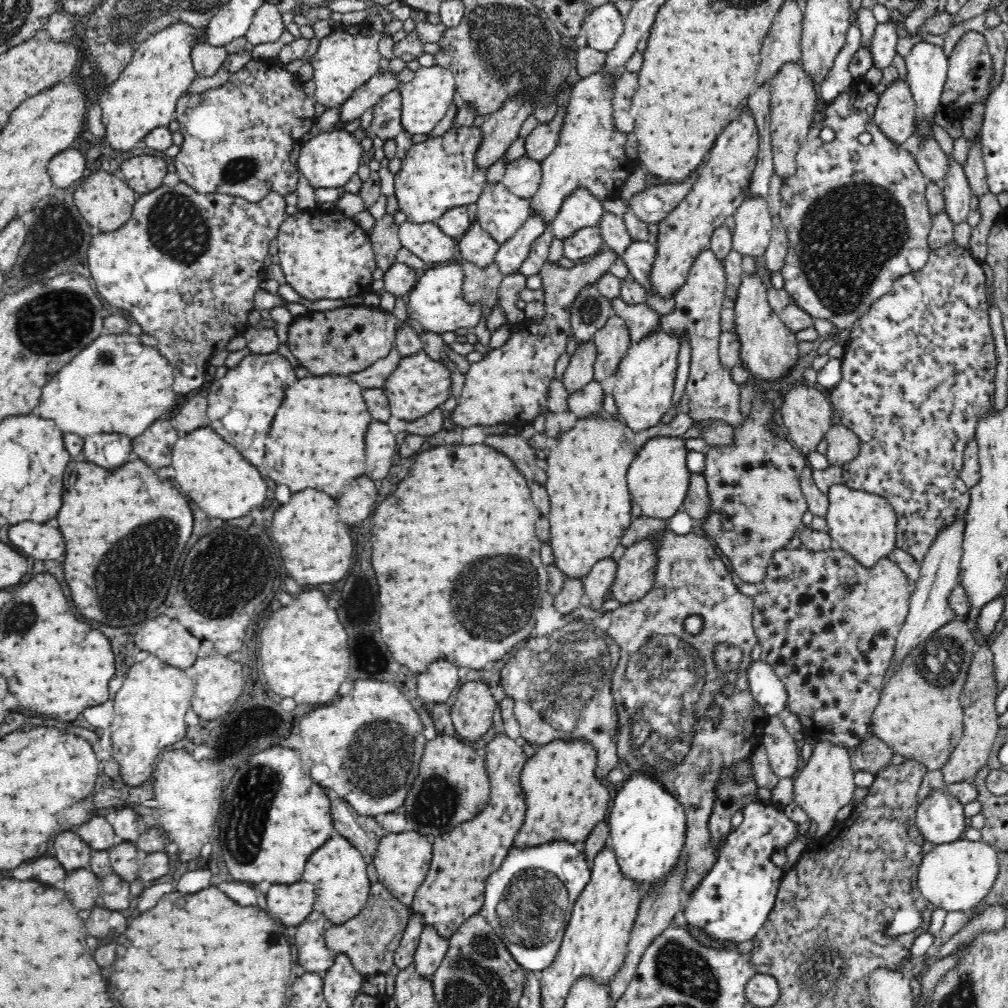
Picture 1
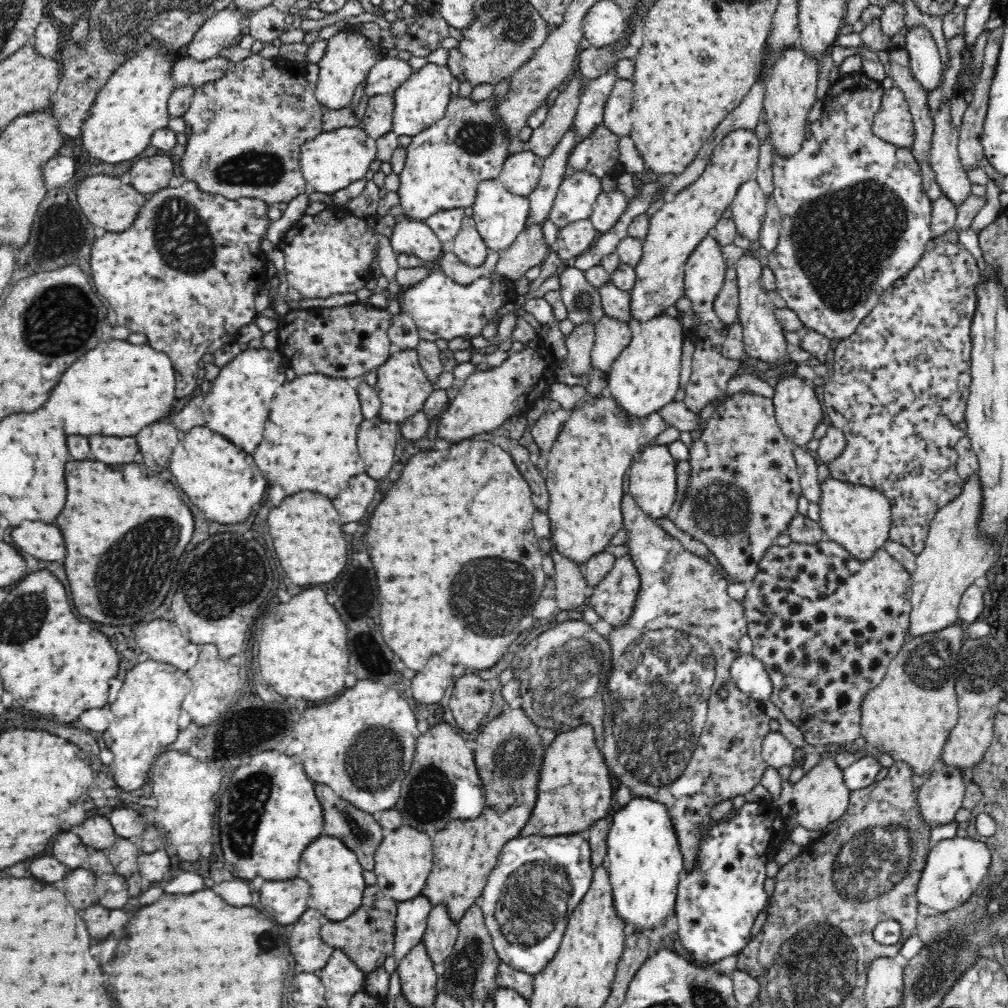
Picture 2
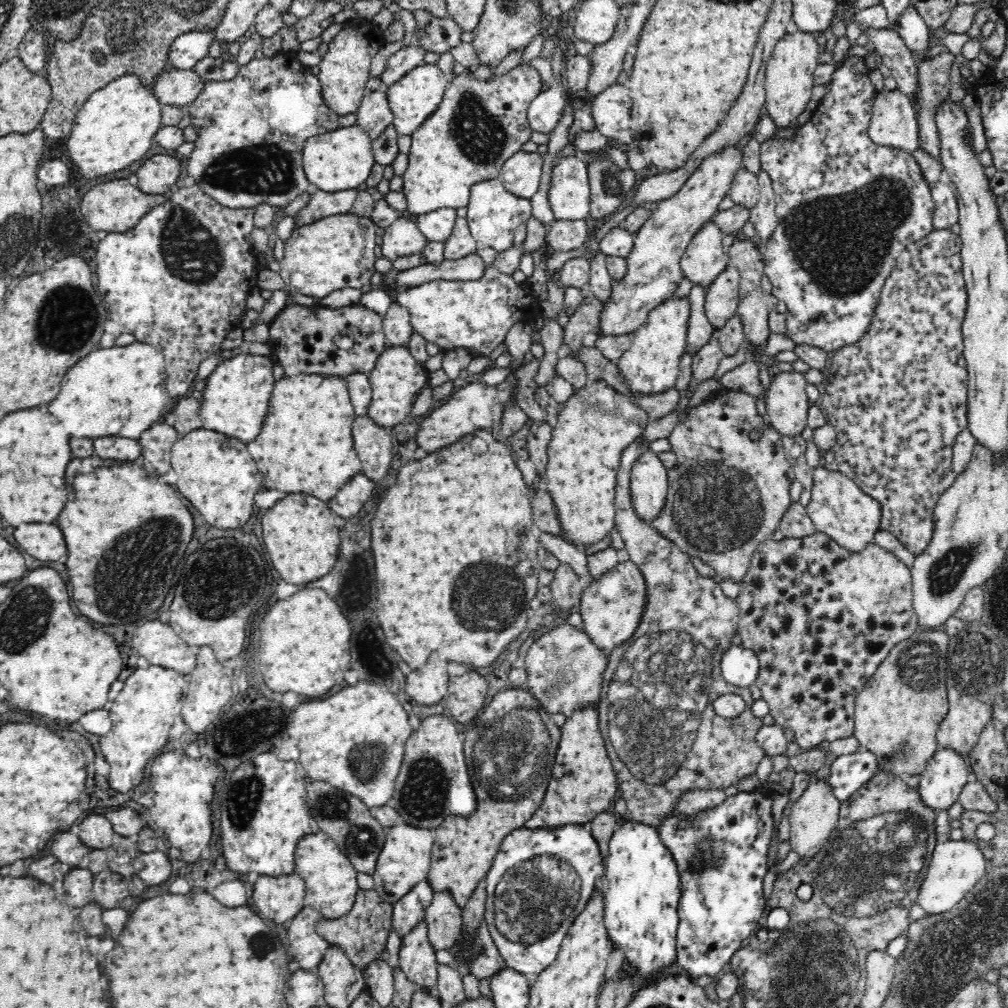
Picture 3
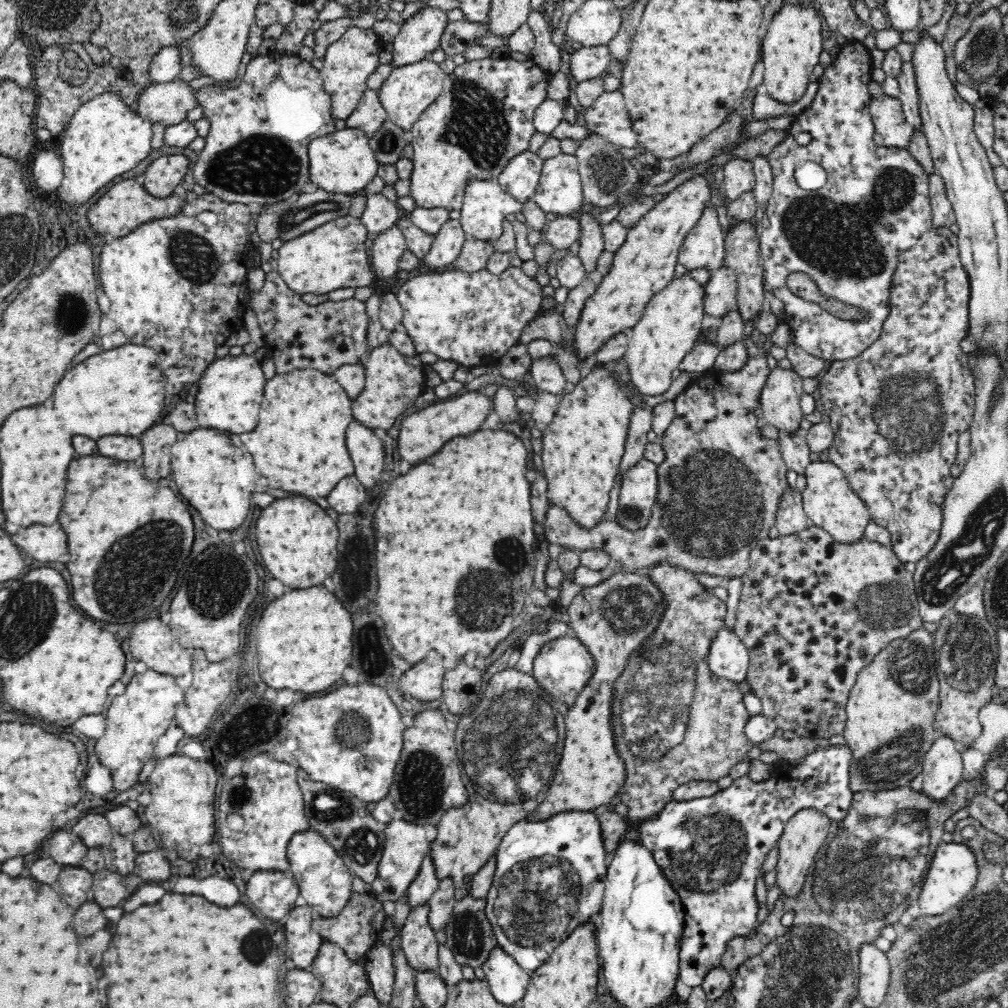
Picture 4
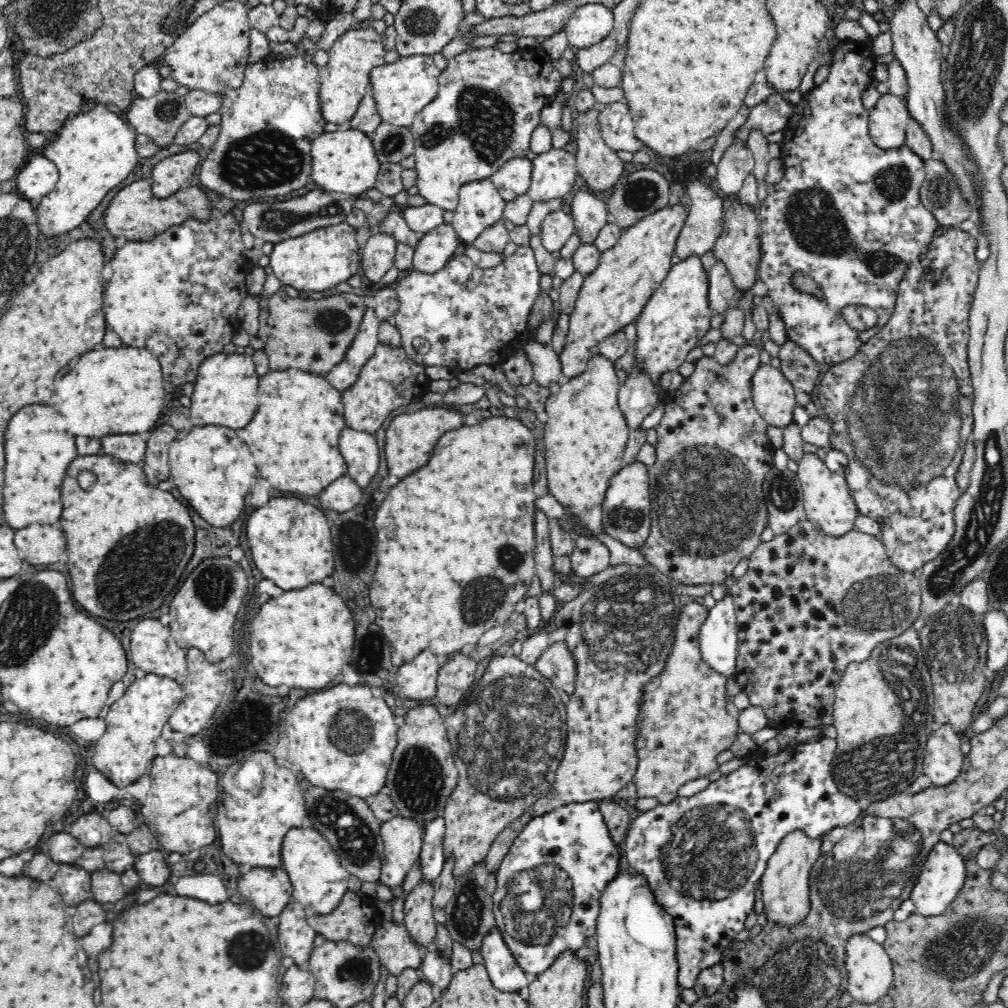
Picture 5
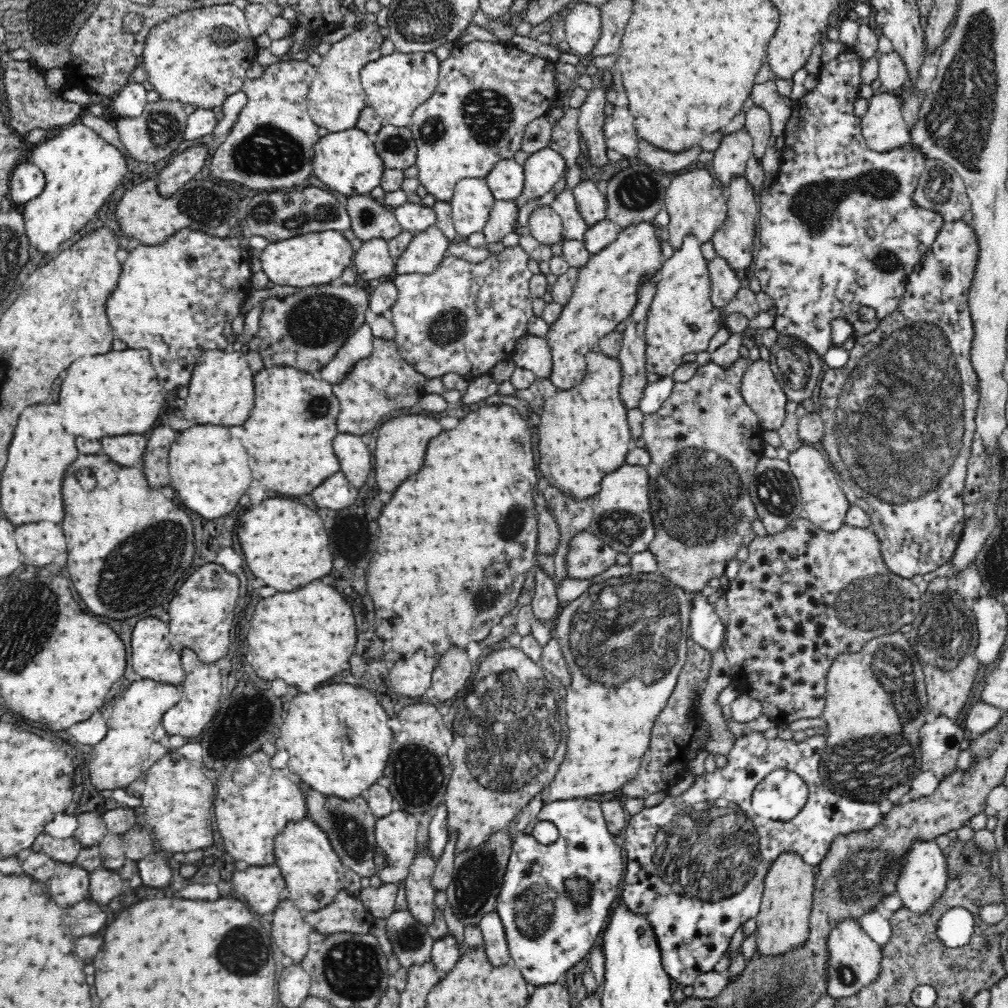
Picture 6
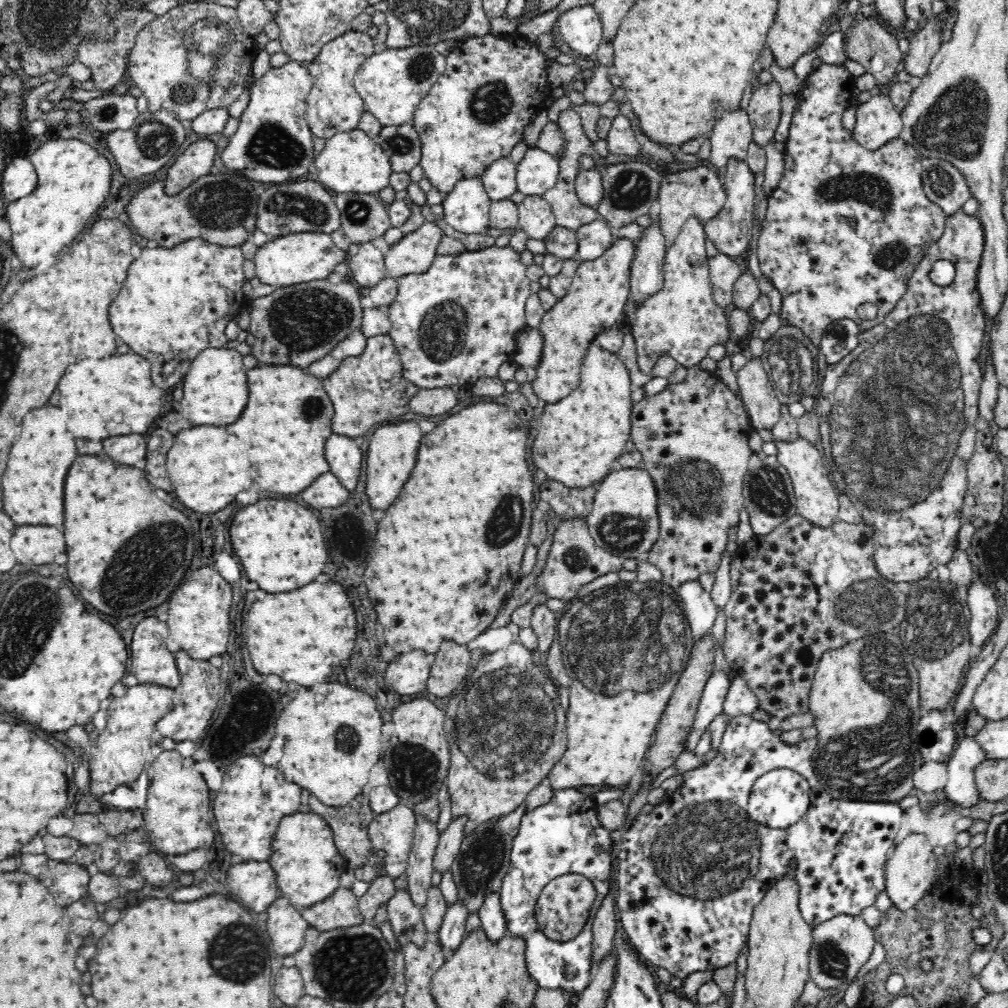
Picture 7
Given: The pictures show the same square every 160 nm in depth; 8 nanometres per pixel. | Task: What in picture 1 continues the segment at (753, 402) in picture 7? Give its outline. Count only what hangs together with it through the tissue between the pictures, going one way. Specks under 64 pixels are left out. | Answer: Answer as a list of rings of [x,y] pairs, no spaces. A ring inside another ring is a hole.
[[[805,381],[793,386],[784,394],[781,408],[783,426],[787,428],[786,438],[792,442],[805,456],[815,450],[825,432],[833,425],[832,405],[822,391]]]

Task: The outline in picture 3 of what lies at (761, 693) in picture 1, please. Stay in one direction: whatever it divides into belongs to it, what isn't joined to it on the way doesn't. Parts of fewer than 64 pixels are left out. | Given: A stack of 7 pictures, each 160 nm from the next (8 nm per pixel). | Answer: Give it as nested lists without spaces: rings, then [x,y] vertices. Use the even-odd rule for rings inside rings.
[[[730,644],[721,654],[716,664],[726,682],[744,688],[755,683],[759,661],[753,650],[744,648],[741,644]]]

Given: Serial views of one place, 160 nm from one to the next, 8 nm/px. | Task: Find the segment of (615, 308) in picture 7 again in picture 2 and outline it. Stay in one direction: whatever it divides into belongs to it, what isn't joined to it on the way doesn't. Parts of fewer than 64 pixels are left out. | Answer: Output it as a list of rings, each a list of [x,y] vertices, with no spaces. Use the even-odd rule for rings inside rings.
[[[736,130],[730,136],[726,136],[720,146],[716,148],[714,154],[710,156],[710,162],[706,164],[704,172],[699,178],[686,186],[681,192],[678,192],[673,198],[667,199],[661,208],[649,217],[649,228],[646,238],[642,241],[642,256],[638,264],[634,267],[635,278],[630,292],[630,320],[634,319],[644,324],[652,320],[658,314],[675,304],[675,302],[684,295],[684,267],[689,254],[700,244],[704,237],[712,233],[718,220],[722,218],[724,210],[732,204],[738,188],[751,178],[755,178],[756,168],[758,166],[758,142],[759,138],[752,130]]]

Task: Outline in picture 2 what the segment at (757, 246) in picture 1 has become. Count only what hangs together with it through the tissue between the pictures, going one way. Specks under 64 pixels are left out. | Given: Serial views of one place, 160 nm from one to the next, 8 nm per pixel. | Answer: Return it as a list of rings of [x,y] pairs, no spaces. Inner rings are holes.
[[[751,178],[738,188],[738,193],[732,201],[731,217],[737,226],[737,234],[747,236],[753,247],[757,245],[758,232],[766,214],[766,205],[769,198],[755,178]]]

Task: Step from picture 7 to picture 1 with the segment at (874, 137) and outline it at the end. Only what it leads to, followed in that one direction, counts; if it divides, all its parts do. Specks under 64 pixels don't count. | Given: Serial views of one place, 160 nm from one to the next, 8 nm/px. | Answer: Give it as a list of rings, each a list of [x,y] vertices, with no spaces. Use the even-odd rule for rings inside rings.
[[[896,80],[879,96],[873,121],[892,142],[902,144],[917,130],[916,104],[909,86]]]

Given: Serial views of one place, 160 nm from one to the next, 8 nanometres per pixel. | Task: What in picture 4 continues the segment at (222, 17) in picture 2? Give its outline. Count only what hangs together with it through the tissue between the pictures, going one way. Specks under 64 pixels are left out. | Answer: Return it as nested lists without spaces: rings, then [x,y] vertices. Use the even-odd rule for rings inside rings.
[[[176,44],[176,46],[164,48],[152,58],[147,68],[151,85],[177,80],[177,75],[183,69],[180,66],[180,47],[181,44]]]

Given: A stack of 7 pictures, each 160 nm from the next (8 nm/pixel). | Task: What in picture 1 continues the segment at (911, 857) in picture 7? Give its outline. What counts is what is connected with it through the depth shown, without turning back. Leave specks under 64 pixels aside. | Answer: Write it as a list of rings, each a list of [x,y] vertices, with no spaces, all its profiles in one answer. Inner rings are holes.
[[[962,838],[936,844],[924,854],[917,874],[917,885],[923,898],[936,908],[947,912],[970,912],[990,892],[999,870],[998,855],[992,845],[981,839],[970,841]]]

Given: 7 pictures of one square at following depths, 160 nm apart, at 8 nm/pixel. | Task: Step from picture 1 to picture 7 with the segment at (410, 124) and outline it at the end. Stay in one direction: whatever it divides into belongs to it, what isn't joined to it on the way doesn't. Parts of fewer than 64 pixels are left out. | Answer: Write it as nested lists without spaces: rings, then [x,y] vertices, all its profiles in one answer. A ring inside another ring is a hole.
[[[408,45],[407,48],[387,48],[370,56],[356,72],[354,86],[363,98],[365,111],[370,112],[383,126],[403,126],[413,124],[414,112],[418,104],[429,93],[438,78],[446,71],[446,50],[432,45]]]

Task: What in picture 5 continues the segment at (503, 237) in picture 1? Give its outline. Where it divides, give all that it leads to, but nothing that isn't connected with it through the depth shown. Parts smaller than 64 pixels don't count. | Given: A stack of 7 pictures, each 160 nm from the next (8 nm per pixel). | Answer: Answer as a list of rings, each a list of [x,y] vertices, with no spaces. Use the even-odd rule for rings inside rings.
[[[490,179],[464,184],[458,196],[451,224],[464,244],[472,244],[483,230],[503,218],[506,201],[500,197]]]

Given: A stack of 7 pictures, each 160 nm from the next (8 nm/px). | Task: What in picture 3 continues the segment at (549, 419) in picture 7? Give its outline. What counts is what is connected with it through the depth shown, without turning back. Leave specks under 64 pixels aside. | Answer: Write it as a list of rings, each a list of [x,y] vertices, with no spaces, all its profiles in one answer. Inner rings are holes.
[[[594,380],[580,388],[566,400],[561,413],[553,416],[550,440],[546,444],[546,488],[558,510],[562,529],[572,544],[595,544],[614,528],[614,488],[620,454],[643,434],[649,419],[644,409],[603,380]]]

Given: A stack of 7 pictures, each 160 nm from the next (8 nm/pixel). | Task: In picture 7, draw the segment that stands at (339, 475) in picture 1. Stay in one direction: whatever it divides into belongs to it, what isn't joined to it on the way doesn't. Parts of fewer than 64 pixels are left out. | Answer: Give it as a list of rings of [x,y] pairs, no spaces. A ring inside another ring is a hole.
[[[266,365],[248,370],[250,400],[242,416],[226,426],[248,448],[254,464],[254,480],[260,488],[278,494],[298,494],[328,470],[324,442],[332,434],[332,401],[322,388],[322,379],[290,365]]]

